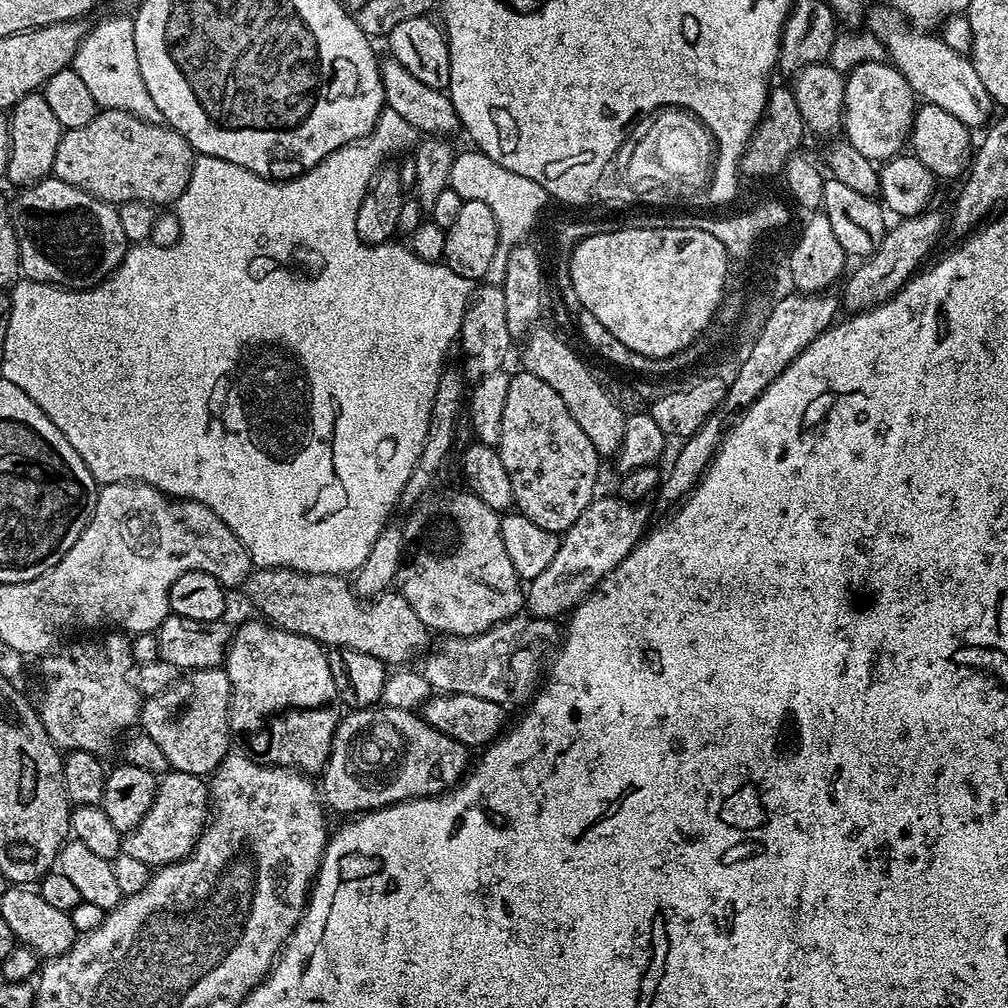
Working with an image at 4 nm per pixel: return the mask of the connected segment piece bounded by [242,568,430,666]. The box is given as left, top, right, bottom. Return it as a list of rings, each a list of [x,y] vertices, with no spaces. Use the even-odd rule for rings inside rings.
[[[256,568],[244,581],[242,592],[248,595],[249,602],[261,612],[257,613],[267,623],[284,628],[287,632],[302,634],[325,646],[333,644],[332,648],[336,650],[348,649],[373,655],[385,666],[407,665],[407,660],[414,659],[416,655],[419,657],[429,647],[430,629],[418,618],[418,614],[414,614],[414,610],[410,610],[410,602],[406,602],[406,598],[400,595],[399,591],[389,590],[365,602],[354,591],[353,585],[344,580],[347,579],[343,575],[310,574],[295,572],[289,568]]]

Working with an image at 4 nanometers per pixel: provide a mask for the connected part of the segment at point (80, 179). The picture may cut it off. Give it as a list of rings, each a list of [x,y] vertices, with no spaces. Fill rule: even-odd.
[[[106,108],[97,111],[96,117],[86,122],[86,126],[67,129],[61,136],[58,154],[54,154],[52,176],[62,182],[70,182],[70,186],[78,186],[113,206],[131,200],[141,200],[153,206],[168,206],[179,200],[187,190],[193,159],[194,149],[174,129],[160,122],[143,120],[126,110]]]

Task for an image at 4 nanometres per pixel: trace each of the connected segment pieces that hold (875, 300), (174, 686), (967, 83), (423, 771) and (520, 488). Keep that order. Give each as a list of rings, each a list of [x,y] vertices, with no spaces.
[[[935,208],[925,209],[918,216],[905,217],[885,231],[884,238],[875,250],[852,274],[845,279],[844,292],[841,291],[841,305],[850,314],[865,312],[881,304],[903,288],[908,279],[915,275],[922,261],[937,244],[942,230],[946,228],[946,216]]]
[[[223,667],[188,670],[157,696],[149,696],[141,703],[138,724],[142,731],[152,738],[155,745],[165,754],[169,769],[208,778],[220,767],[220,763],[230,755],[230,748],[228,748],[228,740],[230,741],[228,707],[231,697],[230,678],[224,673]]]
[[[891,6],[873,7],[866,17],[866,28],[881,40],[877,41],[882,45],[887,59],[902,74],[902,78],[906,78],[913,93],[923,103],[942,106],[942,110],[954,114],[954,118],[958,118],[958,122],[962,122],[970,130],[980,127],[983,129],[993,119],[992,99],[986,86],[982,86],[982,78],[978,78],[978,70],[974,70],[971,59],[950,50],[950,46],[946,46],[939,35],[913,28]]]
[[[373,706],[348,713],[336,726],[332,749],[322,769],[322,800],[331,811],[363,814],[403,800],[442,796],[469,771],[469,749],[434,730],[415,711]]]
[[[520,370],[512,376],[510,382],[510,391],[506,394],[506,406],[503,407],[501,422],[501,438],[498,445],[498,451],[502,458],[502,466],[506,466],[506,474],[510,474],[510,486],[512,487],[512,499],[518,512],[525,515],[526,518],[534,522],[542,529],[552,531],[557,534],[563,534],[574,525],[578,516],[582,514],[592,500],[597,495],[596,491],[596,475],[600,472],[600,464],[602,457],[596,453],[594,446],[590,442],[590,438],[586,438],[586,434],[582,434],[582,429],[578,427],[578,422],[574,422],[574,418],[570,418],[570,410],[566,410],[566,402],[562,402],[562,398],[558,398],[558,394],[554,394],[554,390],[550,390],[550,386],[546,386],[546,382],[542,382],[542,378],[534,378],[534,374]]]

